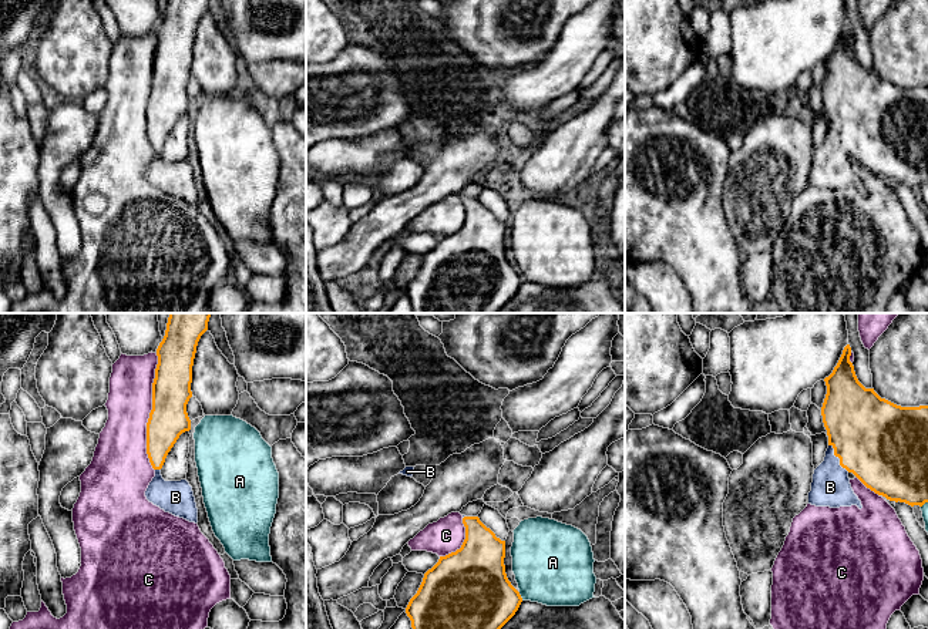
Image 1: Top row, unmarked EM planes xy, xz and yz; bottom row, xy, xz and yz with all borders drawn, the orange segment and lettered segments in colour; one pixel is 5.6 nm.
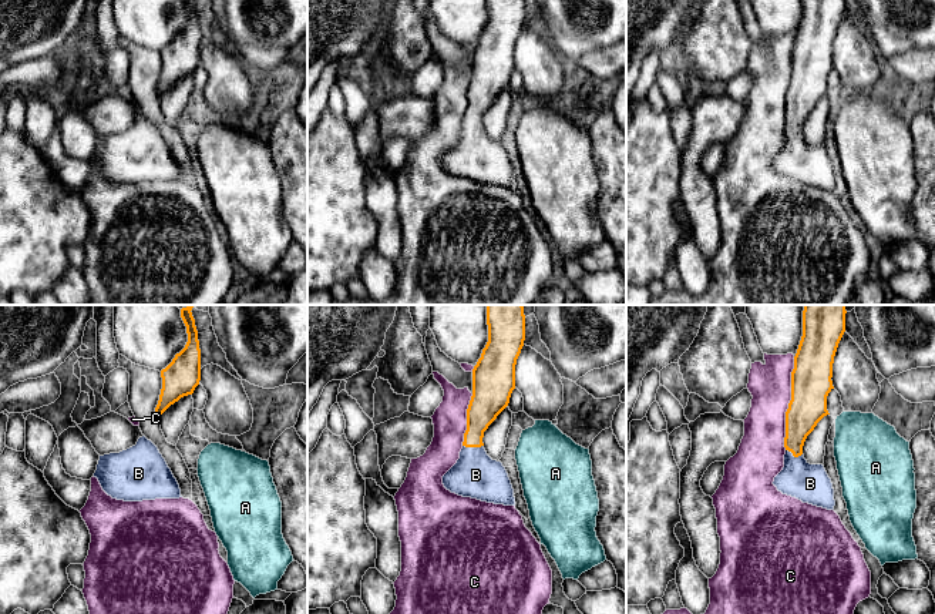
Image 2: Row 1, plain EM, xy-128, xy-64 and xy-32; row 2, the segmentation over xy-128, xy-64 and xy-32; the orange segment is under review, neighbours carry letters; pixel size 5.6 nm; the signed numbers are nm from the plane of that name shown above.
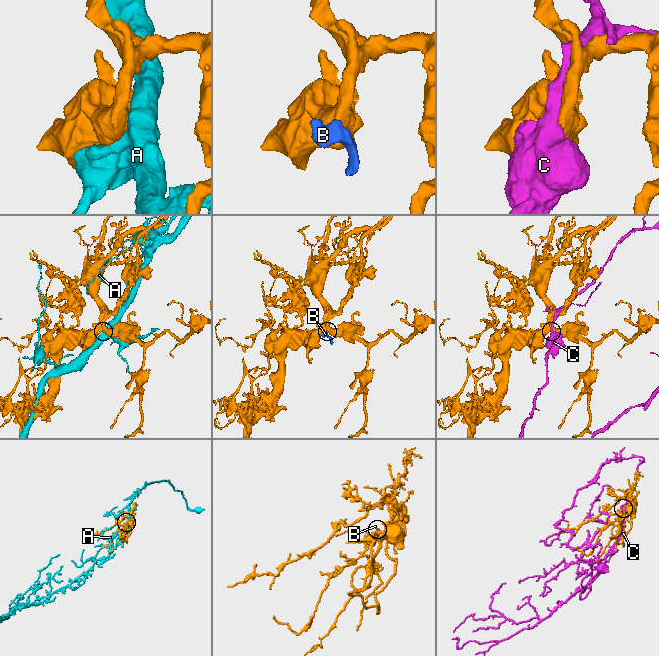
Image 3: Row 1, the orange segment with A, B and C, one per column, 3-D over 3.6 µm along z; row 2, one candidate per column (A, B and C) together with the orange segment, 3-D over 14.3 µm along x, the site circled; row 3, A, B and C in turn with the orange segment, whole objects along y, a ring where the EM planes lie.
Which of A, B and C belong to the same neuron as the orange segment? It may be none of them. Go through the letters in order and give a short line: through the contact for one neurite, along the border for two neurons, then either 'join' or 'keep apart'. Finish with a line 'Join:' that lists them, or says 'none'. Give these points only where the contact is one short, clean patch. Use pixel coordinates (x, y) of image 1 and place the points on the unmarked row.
A: keep apart
B: yz (878, 123), (857, 124), (839, 138), (830, 160), (830, 168) | join
C: keep apart
Join: B

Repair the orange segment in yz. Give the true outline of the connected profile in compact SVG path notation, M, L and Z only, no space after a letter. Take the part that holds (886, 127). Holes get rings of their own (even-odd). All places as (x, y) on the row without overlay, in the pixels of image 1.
M847 26L833 54L824 60L827 75L821 97L828 117L828 130L824 142L814 151L808 185L830 189L857 186L861 191L861 182L848 159L853 154L867 169L890 182L922 188L928 184L928 87L901 88L881 80L874 70L865 70L858 63L850 37L851 28Z

